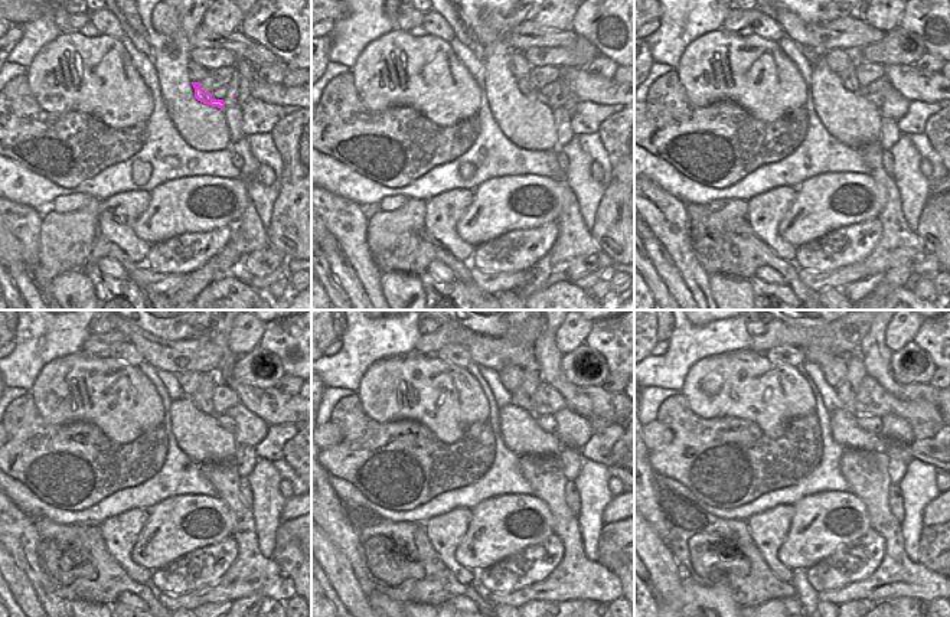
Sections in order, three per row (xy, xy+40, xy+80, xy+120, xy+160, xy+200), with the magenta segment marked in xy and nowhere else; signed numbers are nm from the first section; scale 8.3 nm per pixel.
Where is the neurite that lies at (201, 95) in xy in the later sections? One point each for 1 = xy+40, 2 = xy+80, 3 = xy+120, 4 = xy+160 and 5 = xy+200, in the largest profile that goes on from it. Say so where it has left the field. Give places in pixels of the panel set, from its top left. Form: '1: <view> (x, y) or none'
1: xy+40 (524, 84)
2: xy+80 (849, 81)
3: xy+120 (202, 398)
4: xy+160 (524, 397)
5: xy+200 (846, 391)

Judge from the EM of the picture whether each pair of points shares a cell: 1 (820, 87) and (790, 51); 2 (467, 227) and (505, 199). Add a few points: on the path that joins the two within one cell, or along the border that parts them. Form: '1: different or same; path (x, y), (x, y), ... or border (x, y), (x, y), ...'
1: different; border (812, 65), (812, 105), (815, 108)
2: same; path (476, 227), (496, 208)

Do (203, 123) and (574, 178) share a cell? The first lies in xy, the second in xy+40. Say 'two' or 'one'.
two

